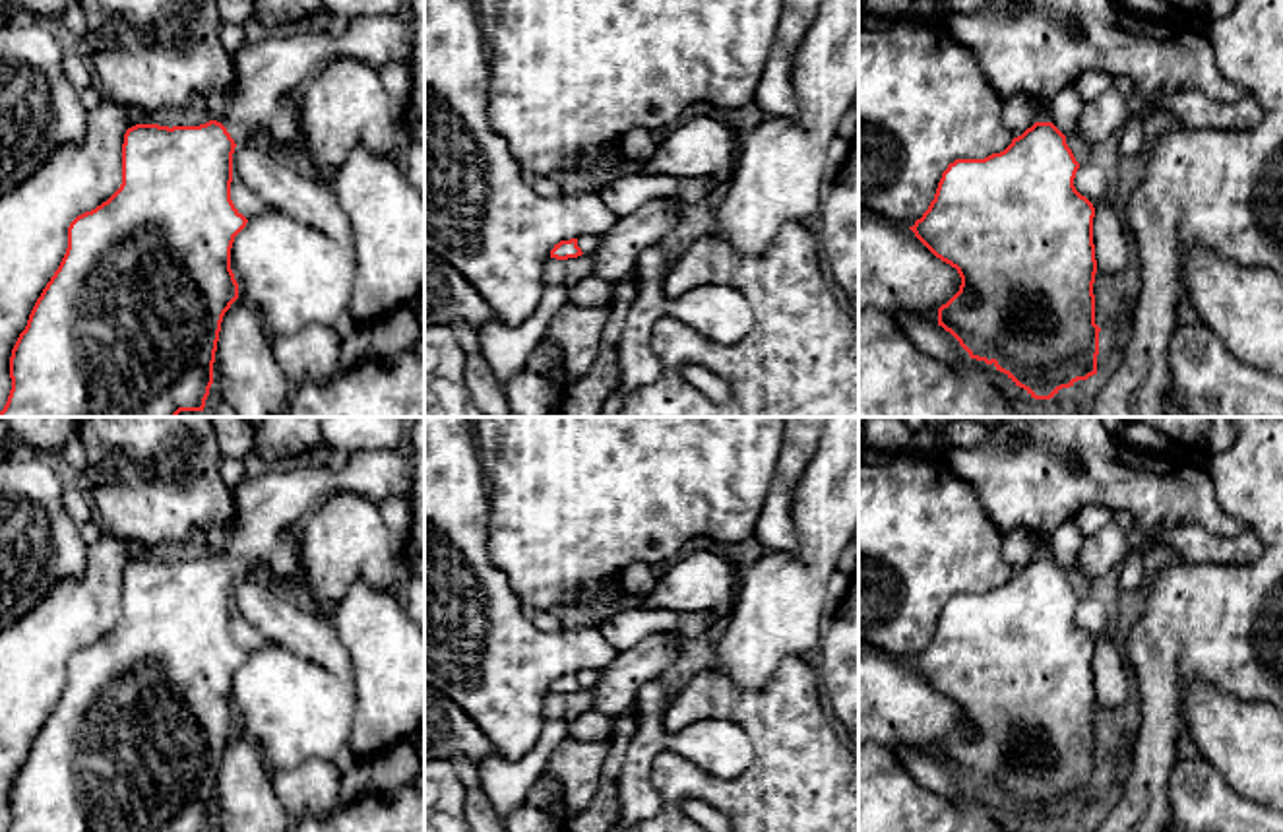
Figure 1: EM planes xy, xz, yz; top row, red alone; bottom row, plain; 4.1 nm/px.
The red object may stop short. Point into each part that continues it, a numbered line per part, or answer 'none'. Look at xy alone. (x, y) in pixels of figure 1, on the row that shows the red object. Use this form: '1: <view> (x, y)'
1: xy (258, 105)

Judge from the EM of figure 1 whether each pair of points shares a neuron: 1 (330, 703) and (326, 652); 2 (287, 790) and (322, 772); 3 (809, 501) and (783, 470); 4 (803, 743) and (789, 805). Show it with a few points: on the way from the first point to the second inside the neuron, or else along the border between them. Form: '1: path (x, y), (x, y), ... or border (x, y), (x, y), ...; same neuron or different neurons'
1: border (287, 650), (351, 681); different neurons
2: path (295, 790), (305, 790), (314, 780); same neuron
3: border (818, 445), (793, 495), (791, 530); different neurons
4: path (803, 759), (803, 790); same neuron

